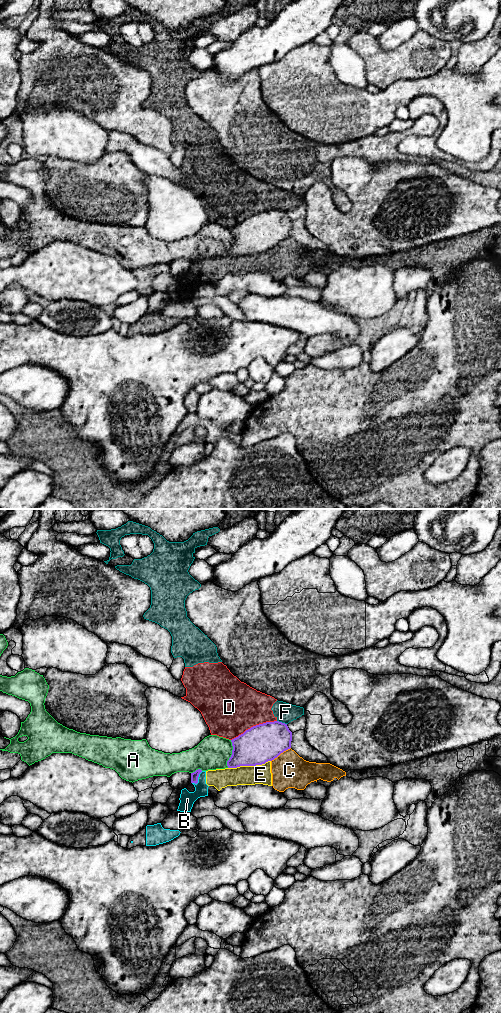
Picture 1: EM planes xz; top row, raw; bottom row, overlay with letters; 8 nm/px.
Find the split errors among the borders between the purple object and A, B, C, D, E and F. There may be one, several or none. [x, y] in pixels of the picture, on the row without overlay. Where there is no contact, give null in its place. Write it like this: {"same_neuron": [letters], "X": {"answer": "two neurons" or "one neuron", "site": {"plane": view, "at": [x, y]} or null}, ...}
{"same_neuron": [], "A": {"answer": "two neurons", "site": {"plane": "xz", "at": [232, 242]}}, "B": {"answer": "two neurons", "site": {"plane": "xz", "at": [197, 267]}}, "C": {"answer": "two neurons", "site": {"plane": "xz", "at": [280, 241]}}, "D": {"answer": "two neurons", "site": {"plane": "xz", "at": [253, 214]}}, "E": {"answer": "two neurons", "site": {"plane": "xz", "at": [249, 253]}}, "F": {"answer": "two neurons", "site": {"plane": "xz", "at": [281, 210]}}}

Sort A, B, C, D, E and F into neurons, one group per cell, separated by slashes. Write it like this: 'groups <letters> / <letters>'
groups A / B C E / D F

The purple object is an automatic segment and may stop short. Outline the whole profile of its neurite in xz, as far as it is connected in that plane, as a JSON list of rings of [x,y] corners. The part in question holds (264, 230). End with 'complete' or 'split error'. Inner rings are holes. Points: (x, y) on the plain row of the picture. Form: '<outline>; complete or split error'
[[[274,209],[251,215],[231,228],[233,238],[228,256],[256,254],[277,246],[291,236],[292,220],[287,212]]]; complete

